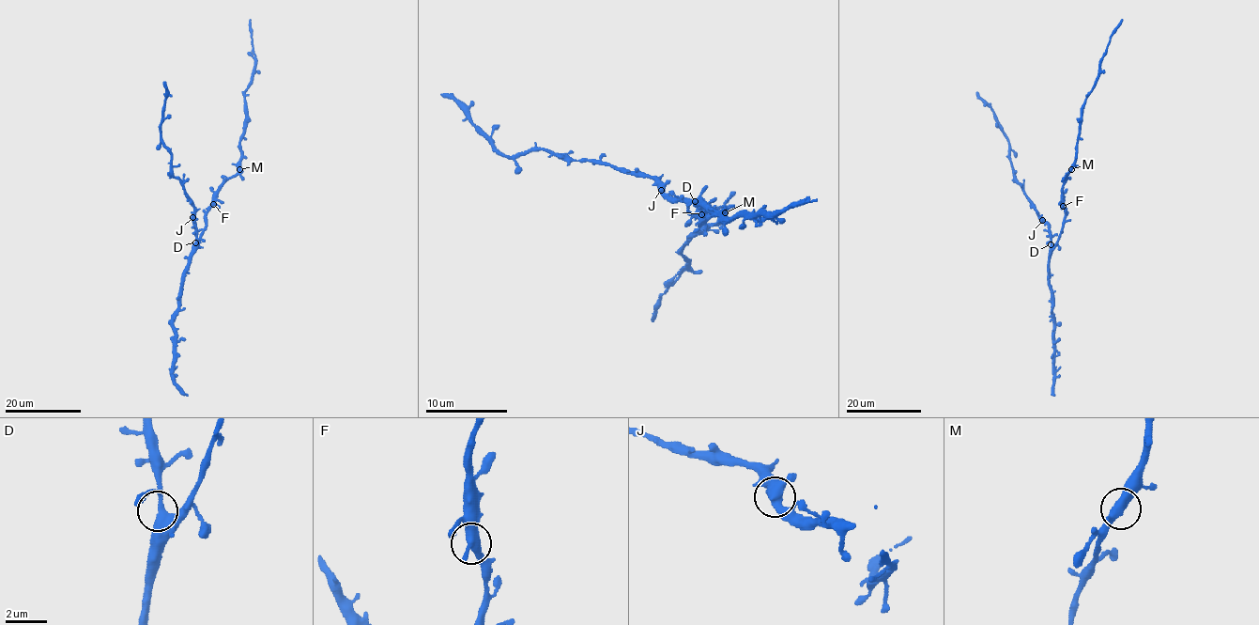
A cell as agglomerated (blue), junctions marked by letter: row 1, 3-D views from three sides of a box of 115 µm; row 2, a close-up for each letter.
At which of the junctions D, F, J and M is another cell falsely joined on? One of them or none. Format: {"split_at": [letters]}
{"split_at": []}

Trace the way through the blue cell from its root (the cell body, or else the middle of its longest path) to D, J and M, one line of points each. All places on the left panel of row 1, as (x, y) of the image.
D: (207, 214), (206, 227), (195, 242)
J: (207, 214), (206, 227), (197, 243), (192, 217)
M: (207, 214), (212, 195), (239, 169)

